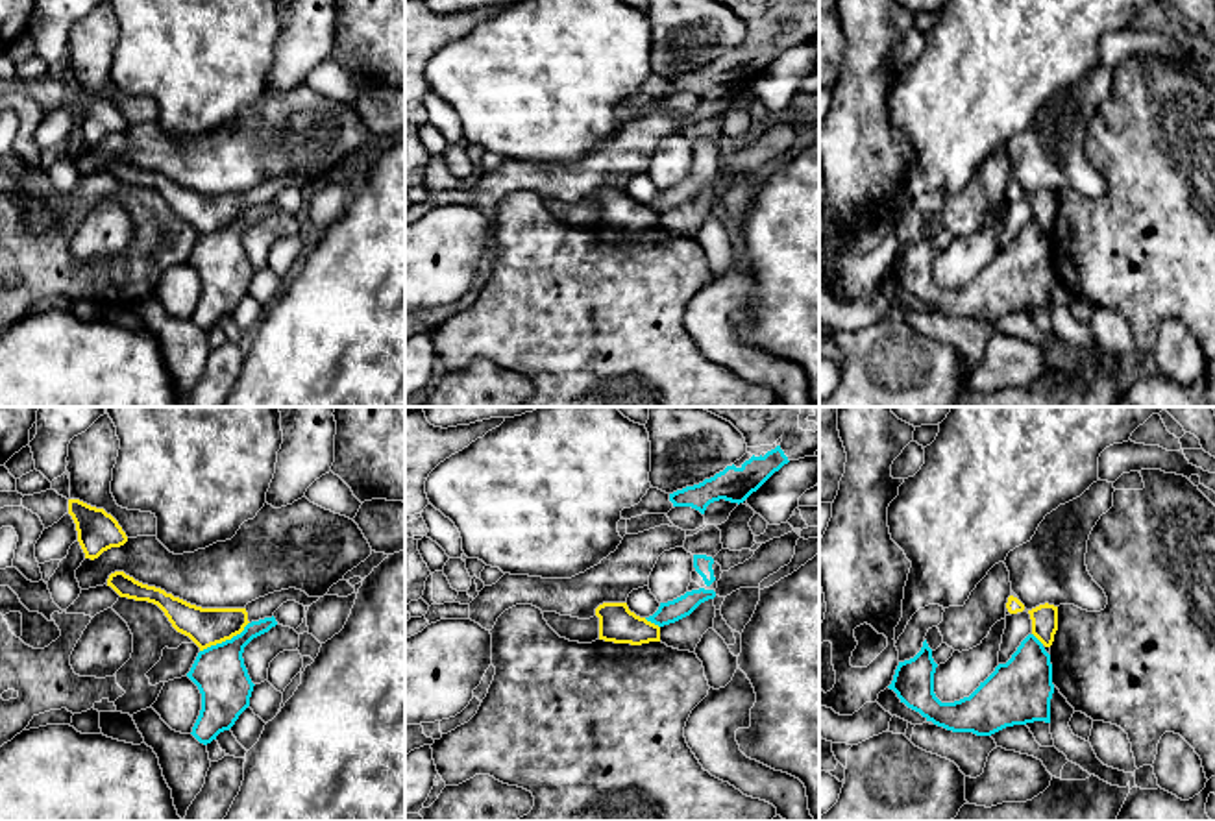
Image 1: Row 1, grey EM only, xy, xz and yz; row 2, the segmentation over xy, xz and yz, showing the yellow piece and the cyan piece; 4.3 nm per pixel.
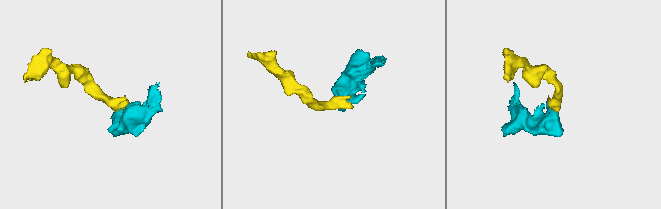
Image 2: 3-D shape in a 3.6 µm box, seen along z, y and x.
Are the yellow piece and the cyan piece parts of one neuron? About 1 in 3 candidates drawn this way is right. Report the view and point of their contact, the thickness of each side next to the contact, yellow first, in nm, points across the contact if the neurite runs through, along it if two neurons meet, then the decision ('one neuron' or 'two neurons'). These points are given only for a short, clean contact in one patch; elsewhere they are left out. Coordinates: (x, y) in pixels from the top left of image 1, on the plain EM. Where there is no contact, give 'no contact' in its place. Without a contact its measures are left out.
xy (224, 226) | 170/240 nm | along xy (248, 208), (239, 219), (200, 237) | two neurons

